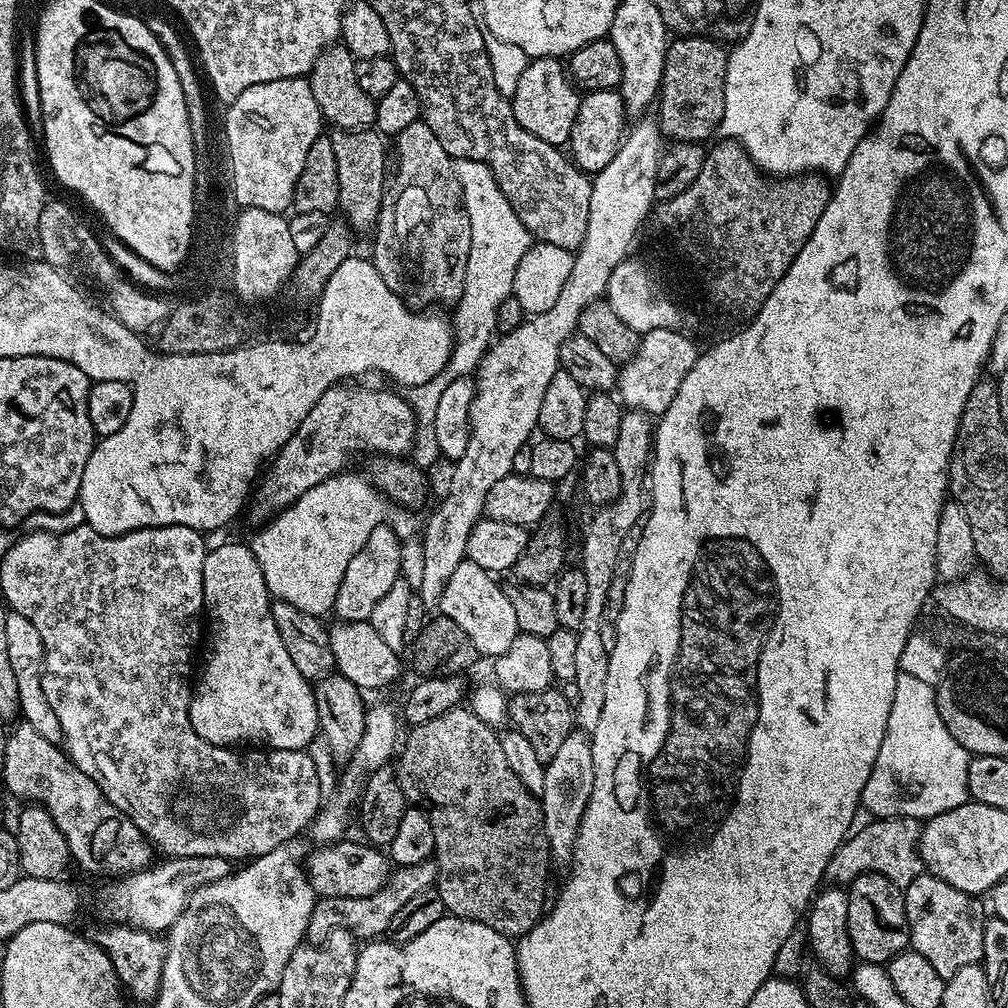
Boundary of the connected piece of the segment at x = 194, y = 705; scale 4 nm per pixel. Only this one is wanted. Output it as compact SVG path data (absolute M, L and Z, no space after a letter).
M247 543L220 544L213 552L212 549L205 551L202 586L206 613L206 639L202 644L204 665L198 668L198 679L188 702L188 717L194 734L221 746L240 746L236 744L243 740L265 740L269 749L295 752L307 749L318 736L320 726L316 694L310 681L298 674L298 666L294 666L286 646L282 646L278 626L274 626L272 600L262 566L258 566L258 558L254 558L251 547Z

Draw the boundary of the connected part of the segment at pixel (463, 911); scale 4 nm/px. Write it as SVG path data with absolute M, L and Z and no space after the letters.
M457 706L446 710L446 714L438 714L438 718L430 718L426 722L415 725L411 729L408 741L403 741L402 751L399 753L400 765L395 765L394 771L398 782L402 786L405 798L409 805L419 806L427 813L434 836L434 859L436 861L436 882L434 887L442 894L445 913L457 916L463 920L477 920L490 930L498 930L498 934L509 938L519 938L527 934L540 917L545 915L546 903L544 904L544 887L548 884L548 839L544 829L544 811L540 808L537 793L526 790L522 782L518 782L518 774L506 766L506 757L502 755L502 746L497 729L491 728L482 718L478 718L467 707Z

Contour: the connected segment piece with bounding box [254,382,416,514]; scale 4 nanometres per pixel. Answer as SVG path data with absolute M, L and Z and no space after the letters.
M341 382L328 388L326 394L322 394L322 398L314 402L310 414L302 418L298 430L294 430L292 437L282 445L267 465L254 492L254 504L256 500L262 511L275 514L282 508L289 508L298 498L302 498L302 494L306 494L306 490L318 486L318 482L326 482L326 478L340 475L349 467L352 456L359 452L377 452L375 455L380 458L404 458L411 453L416 437L416 415L407 399L394 392L379 392L376 388L355 388L354 385L352 382Z

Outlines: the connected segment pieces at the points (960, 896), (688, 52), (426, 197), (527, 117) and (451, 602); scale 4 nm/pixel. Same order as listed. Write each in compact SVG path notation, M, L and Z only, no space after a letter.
M931 874L916 876L903 893L911 951L922 954L943 980L962 970L962 966L983 961L986 916L980 913L973 893L958 890L950 886L950 882L942 882L942 878Z
M684 34L673 39L665 54L664 76L661 78L658 95L660 113L660 131L669 141L681 144L694 144L707 141L711 132L715 133L720 127L720 119L724 113L724 87L726 86L726 70L728 69L728 52L723 48L719 39L710 36Z
M423 119L410 122L410 126L406 126L406 130L402 130L394 137L396 144L396 177L391 177L390 183L384 189L384 201L380 207L380 216L376 219L374 229L374 237L376 241L372 244L372 253L370 259L378 270L378 274L382 274L382 282L386 282L386 286L390 286L390 290L394 290L394 294L398 294L404 303L416 310L428 310L432 304L448 304L455 305L459 300L464 283L466 282L466 262L470 258L470 218L466 214L466 206L462 198L462 186L458 182L458 174L456 173L456 161L452 155L444 149L442 142L438 142L438 134L434 134L434 130L430 130L430 126L424 123Z
M541 56L529 59L526 70L522 70L522 79L518 81L518 90L510 97L514 118L518 118L518 126L534 138L542 138L542 142L550 142L557 146L567 145L570 134L574 130L574 118L578 118L581 93L575 84L572 83L565 65L555 56Z
M465 558L454 569L454 574L450 574L438 609L439 615L450 618L450 622L458 622L458 627L470 637L470 642L474 642L481 657L495 658L506 654L506 650L510 650L510 642L514 642L520 632L518 618L514 618L514 606L510 606L507 591L503 587L500 589L496 580L493 573L482 570L482 566Z

